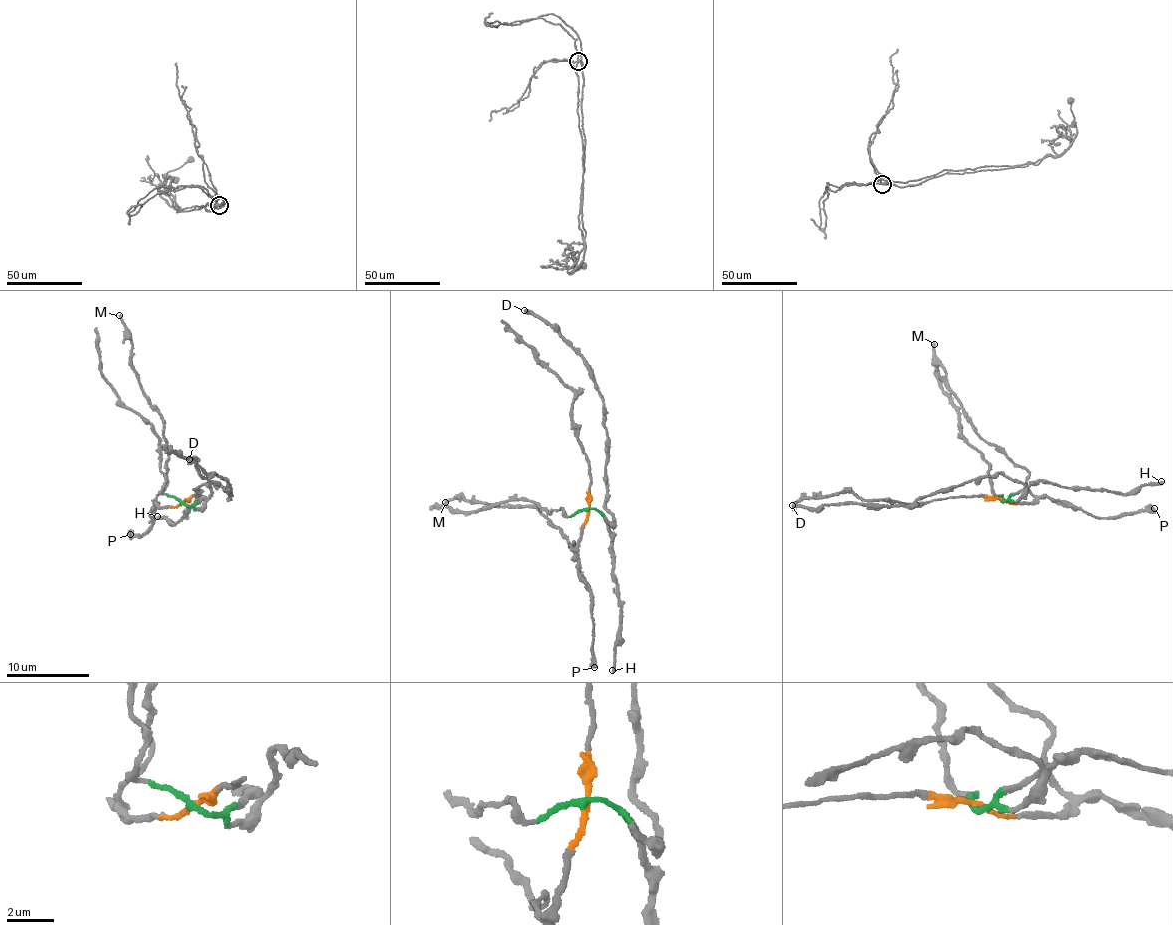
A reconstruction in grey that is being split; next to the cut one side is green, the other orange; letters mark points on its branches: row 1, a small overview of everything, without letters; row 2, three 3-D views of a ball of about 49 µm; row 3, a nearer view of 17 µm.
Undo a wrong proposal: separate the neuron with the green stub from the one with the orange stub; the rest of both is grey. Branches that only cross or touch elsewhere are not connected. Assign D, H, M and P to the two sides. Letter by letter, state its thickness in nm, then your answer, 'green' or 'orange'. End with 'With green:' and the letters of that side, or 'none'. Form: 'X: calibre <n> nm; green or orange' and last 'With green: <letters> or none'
D: calibre 420 nm; green
H: calibre 280 nm; green
M: calibre 220 nm; orange
P: calibre 460 nm; orange
With green: D, H

